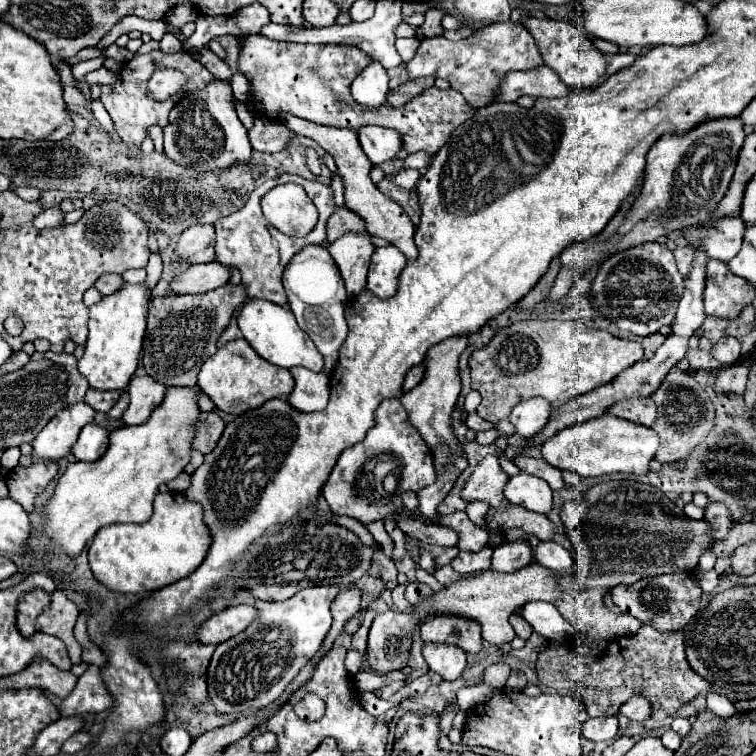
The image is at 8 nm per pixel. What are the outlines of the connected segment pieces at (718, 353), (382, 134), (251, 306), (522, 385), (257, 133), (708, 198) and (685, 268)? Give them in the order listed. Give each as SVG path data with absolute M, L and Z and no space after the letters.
M723 337L719 339L713 349L711 355L721 363L721 365L733 365L739 355L741 355L741 343L735 337Z
M361 127L359 143L373 165L381 165L383 161L393 159L401 149L401 135L387 127Z
M249 299L243 309L241 315L237 317L239 329L243 331L243 337L249 341L249 345L269 363L283 367L283 369L291 369L295 365L307 367L311 371L321 371L323 369L323 355L317 351L315 343L309 339L307 333L303 333L297 327L295 315L291 313L291 309L269 303L269 301L261 301L261 299Z
M517 321L511 327L501 329L485 347L473 351L469 359L471 369L471 389L479 391L483 401L477 407L477 415L497 423L511 415L511 407L529 397L541 395L549 399L553 411L557 411L563 403L573 399L577 393L587 393L599 385L613 381L623 369L631 367L643 359L643 347L635 341L617 339L607 331L597 331L585 327L577 321Z
M255 119L255 125L249 129L249 139L255 151L265 151L265 153L275 153L281 151L289 145L289 129L275 119Z
M739 117L699 123L699 127L687 131L687 135L661 135L647 155L647 169L643 175L641 193L627 213L617 235L605 243L567 245L559 255L561 265L583 271L587 265L593 265L605 255L617 253L627 247L637 247L647 241L659 241L661 235L665 237L679 229L707 221L727 193L743 141L745 131Z
M677 247L673 253L675 253L675 261L677 261L677 267L679 267L681 275L689 277L691 263L693 263L693 257L695 257L695 249L691 249L691 247Z

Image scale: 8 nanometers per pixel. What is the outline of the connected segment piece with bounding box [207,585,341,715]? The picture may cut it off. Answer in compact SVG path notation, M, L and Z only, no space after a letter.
M321 585L321 587L303 589L285 601L257 601L255 609L259 611L259 615L255 623L251 623L247 631L241 631L239 635L219 643L209 663L207 685L209 685L211 703L215 705L217 713L247 715L273 703L285 691L285 687L295 679L301 667L317 653L323 639L327 637L331 629L331 603L339 595L339 591L341 589L335 585Z

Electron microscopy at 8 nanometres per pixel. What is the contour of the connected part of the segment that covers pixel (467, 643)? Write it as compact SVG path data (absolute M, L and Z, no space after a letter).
M429 615L421 623L423 641L451 643L471 655L481 653L481 625L459 615Z

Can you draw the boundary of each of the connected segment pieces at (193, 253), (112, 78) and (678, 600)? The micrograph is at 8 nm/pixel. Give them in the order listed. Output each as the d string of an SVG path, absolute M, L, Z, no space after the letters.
M193 225L179 237L177 255L187 263L215 261L215 229L213 225Z
M101 67L101 69L97 69L97 71L87 75L87 83L91 83L91 85L93 83L97 83L97 85L111 85L111 83L117 83L117 73Z
M679 571L671 575L657 575L651 579L641 579L633 585L617 585L611 589L613 603L627 615L637 617L641 623L649 623L661 631L677 631L685 627L699 613L701 587L691 573Z

